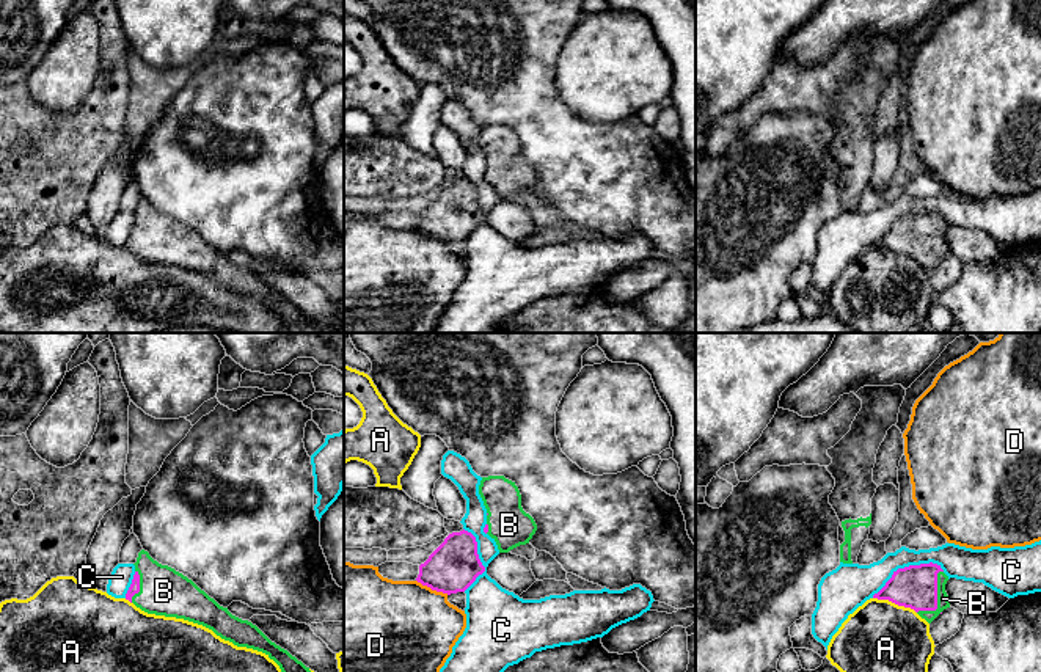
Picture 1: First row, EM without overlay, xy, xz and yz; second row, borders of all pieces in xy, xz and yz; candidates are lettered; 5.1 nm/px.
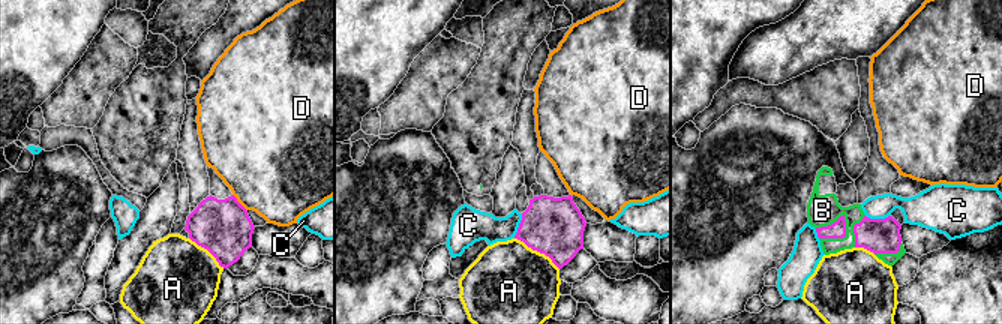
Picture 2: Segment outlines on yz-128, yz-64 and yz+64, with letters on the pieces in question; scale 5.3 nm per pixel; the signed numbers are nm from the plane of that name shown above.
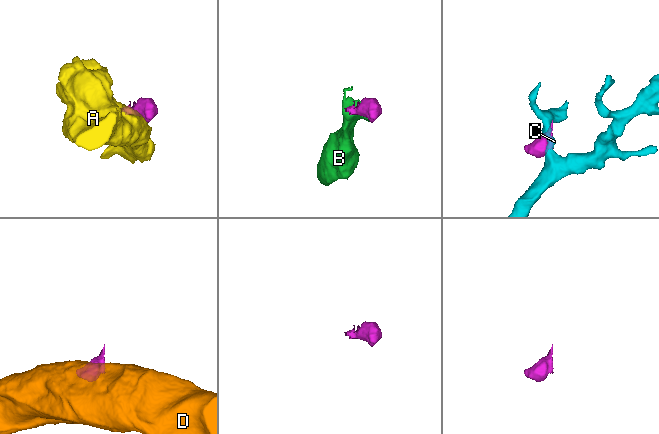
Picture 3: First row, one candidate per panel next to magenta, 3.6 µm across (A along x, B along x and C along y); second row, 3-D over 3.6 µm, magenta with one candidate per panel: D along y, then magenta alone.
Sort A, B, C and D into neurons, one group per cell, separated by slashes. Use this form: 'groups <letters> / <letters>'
groups A / B / C / D

